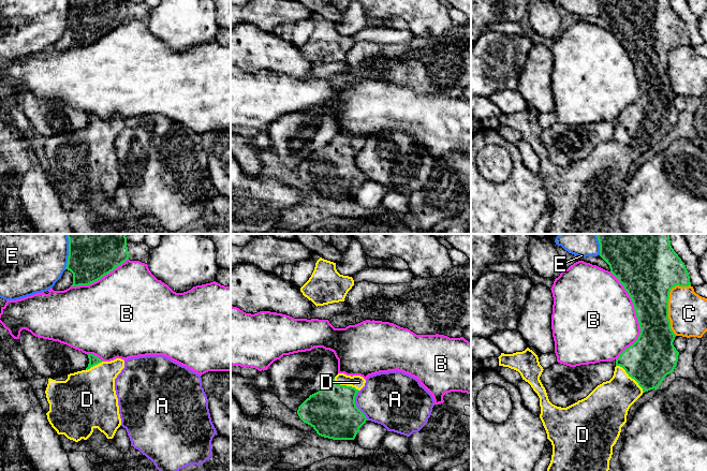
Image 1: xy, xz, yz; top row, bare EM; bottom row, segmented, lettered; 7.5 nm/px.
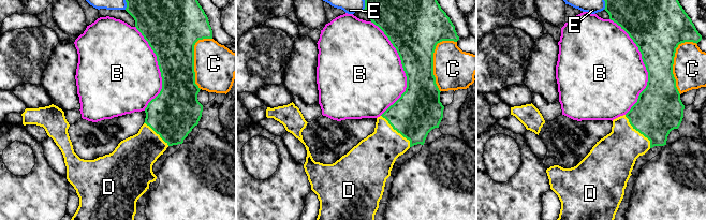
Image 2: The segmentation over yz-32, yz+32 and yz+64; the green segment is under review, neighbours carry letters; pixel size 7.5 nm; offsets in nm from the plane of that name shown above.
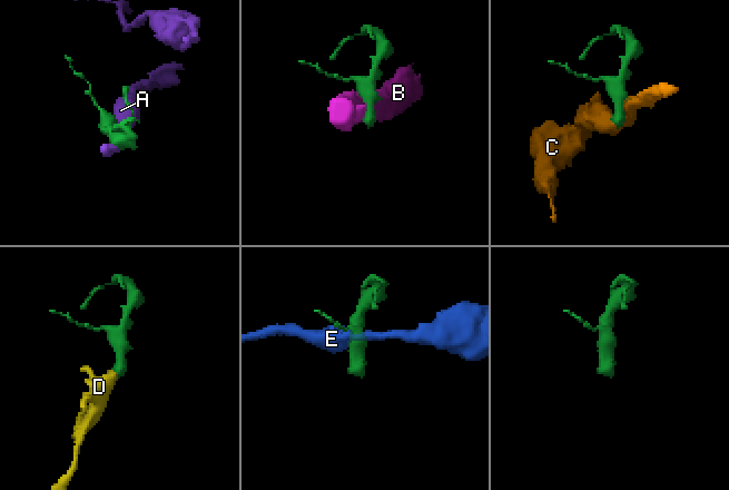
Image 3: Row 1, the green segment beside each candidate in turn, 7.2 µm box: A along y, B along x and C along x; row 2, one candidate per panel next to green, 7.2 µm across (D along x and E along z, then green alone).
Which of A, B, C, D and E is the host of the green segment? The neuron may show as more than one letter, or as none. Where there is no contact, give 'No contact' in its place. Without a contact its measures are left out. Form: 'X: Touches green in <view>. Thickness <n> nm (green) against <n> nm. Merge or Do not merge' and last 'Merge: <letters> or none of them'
A: Touches green in xz. Thickness 360 nm (green) against 400 nm. Do not merge
B: Touches green in yz. Thickness 320 nm (green) against 500 nm. Do not merge
C: Touches green in yz. Thickness 400 nm (green) against 280 nm. Do not merge
D: Touches green in yz. Thickness 360 nm (green) against 300 nm. Merge
E: Touches green in xy. Thickness 300 nm (green) against 380 nm. Do not merge
Merge: D

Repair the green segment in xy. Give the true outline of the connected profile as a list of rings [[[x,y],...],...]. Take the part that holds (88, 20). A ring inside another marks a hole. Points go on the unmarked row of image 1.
[[[69,0],[65,29],[73,33],[71,46],[89,45],[129,19],[127,0]]]

